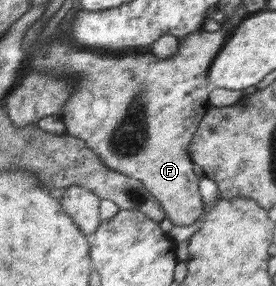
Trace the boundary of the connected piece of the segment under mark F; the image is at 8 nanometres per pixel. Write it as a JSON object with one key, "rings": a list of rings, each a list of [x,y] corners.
{"rings":[[[222,26],[217,31],[198,30],[194,33],[189,33],[187,36],[181,37],[178,44],[178,50],[166,59],[158,58],[153,52],[126,52],[126,53],[104,53],[101,50],[89,50],[74,46],[72,39],[68,39],[58,33],[61,37],[52,39],[48,43],[42,43],[38,49],[33,49],[30,55],[30,61],[35,70],[44,72],[45,74],[64,74],[75,81],[75,89],[71,93],[71,98],[67,101],[65,107],[58,111],[57,117],[67,127],[67,133],[74,137],[79,137],[84,143],[94,152],[99,155],[99,158],[104,162],[106,167],[109,167],[115,172],[123,173],[128,177],[136,178],[141,181],[144,188],[149,191],[150,195],[160,203],[164,211],[165,218],[169,219],[174,225],[192,225],[204,213],[203,202],[200,198],[199,180],[196,176],[192,165],[194,162],[188,153],[188,148],[192,138],[195,136],[200,121],[204,114],[209,110],[208,94],[210,85],[207,83],[208,72],[216,54],[221,50],[223,43],[227,40],[228,35],[225,32],[225,27]]]}

